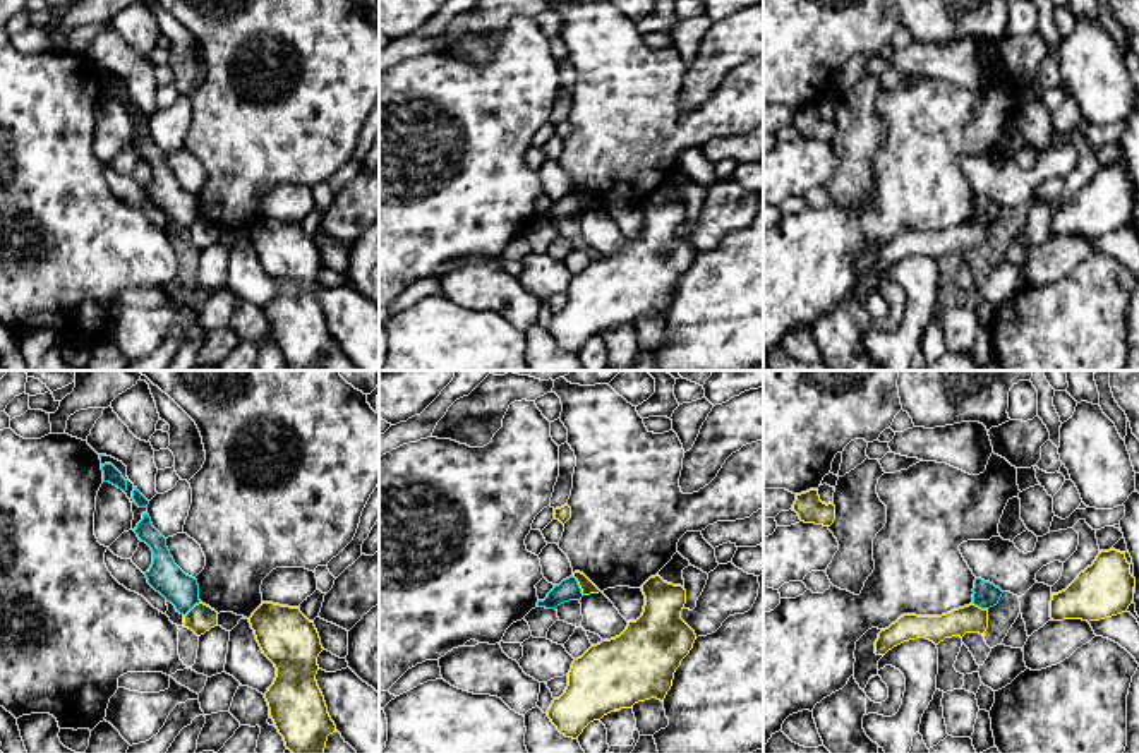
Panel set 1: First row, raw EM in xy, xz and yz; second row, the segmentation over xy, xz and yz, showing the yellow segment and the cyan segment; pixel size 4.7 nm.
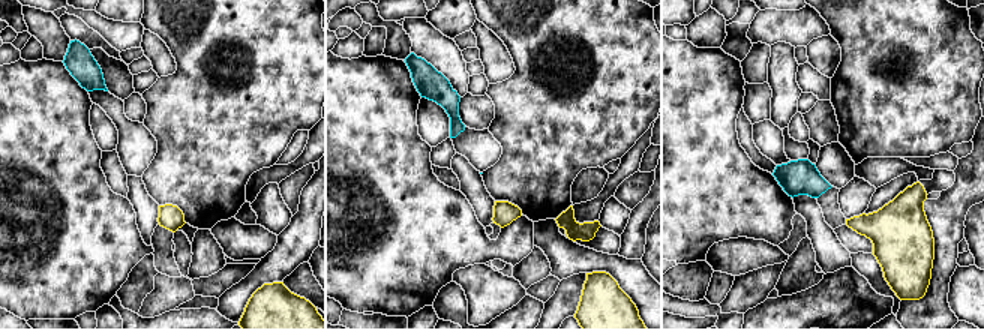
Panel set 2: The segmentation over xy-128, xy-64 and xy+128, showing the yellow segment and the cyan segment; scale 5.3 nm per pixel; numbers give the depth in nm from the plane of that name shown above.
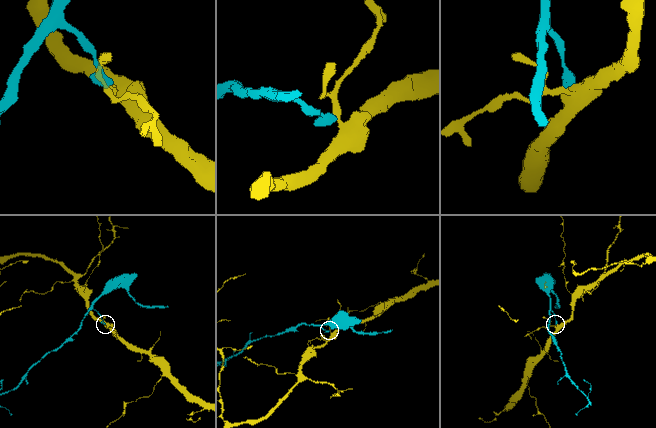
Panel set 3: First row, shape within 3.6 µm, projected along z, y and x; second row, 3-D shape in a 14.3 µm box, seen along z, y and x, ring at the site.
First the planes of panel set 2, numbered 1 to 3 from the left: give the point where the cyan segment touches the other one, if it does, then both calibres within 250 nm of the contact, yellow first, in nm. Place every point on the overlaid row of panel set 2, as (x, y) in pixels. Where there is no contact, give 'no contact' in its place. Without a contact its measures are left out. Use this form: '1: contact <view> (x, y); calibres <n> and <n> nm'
1: no contact
2: no contact
3: no contact

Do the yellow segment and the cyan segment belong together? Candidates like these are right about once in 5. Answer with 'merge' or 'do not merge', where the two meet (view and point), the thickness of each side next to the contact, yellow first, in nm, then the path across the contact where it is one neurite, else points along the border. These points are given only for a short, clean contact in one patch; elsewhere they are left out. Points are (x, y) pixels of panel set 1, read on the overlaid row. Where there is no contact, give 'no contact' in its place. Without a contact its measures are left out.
do not merge; contact xz (578, 584); calibres 70 and 100 nm; border xz (573, 575), (584, 594)

